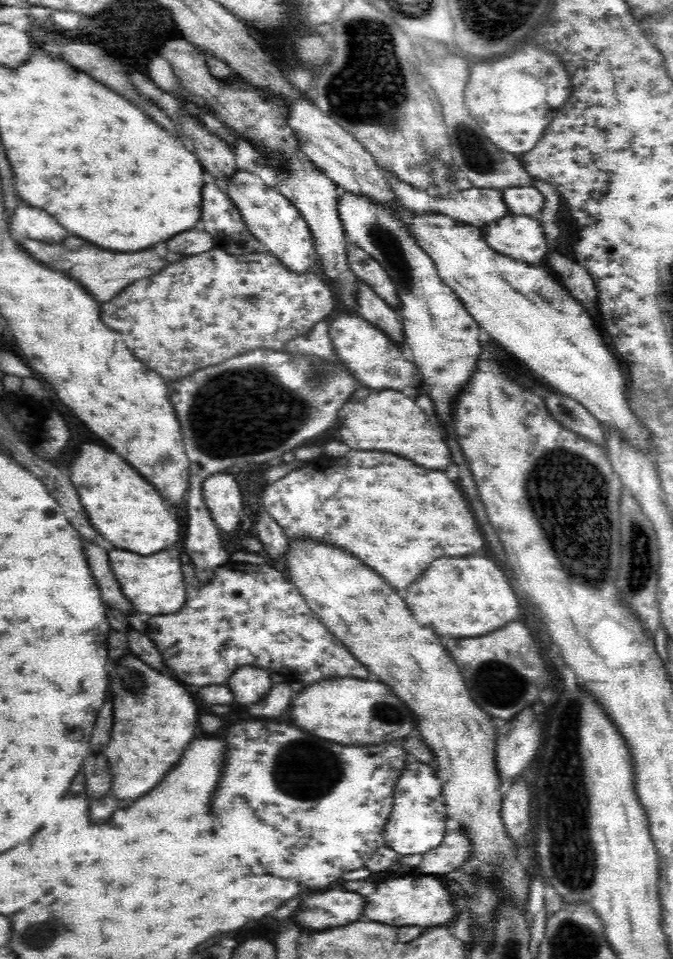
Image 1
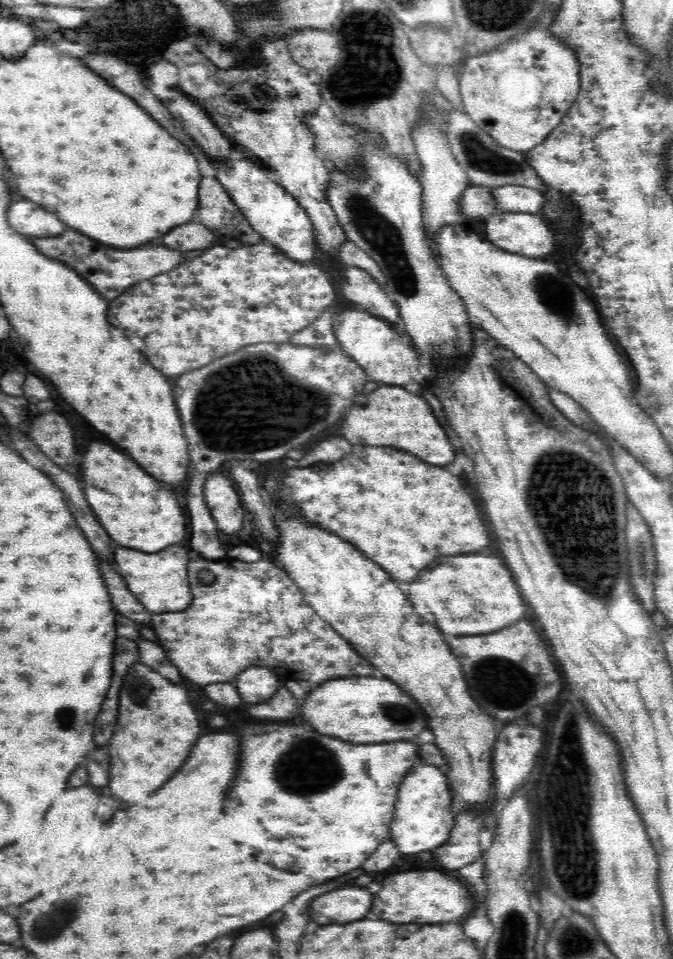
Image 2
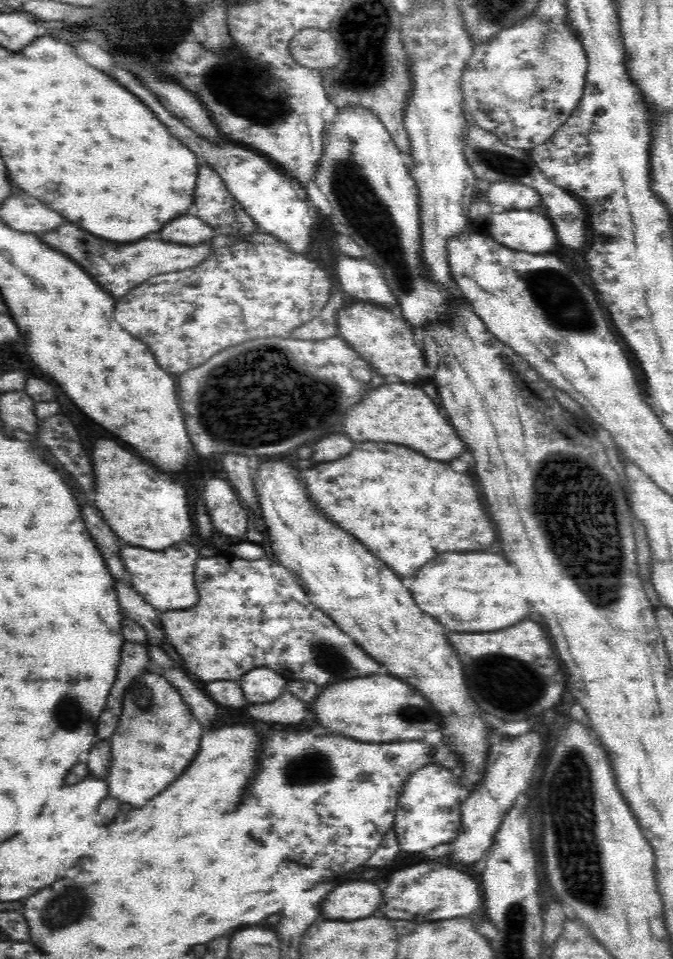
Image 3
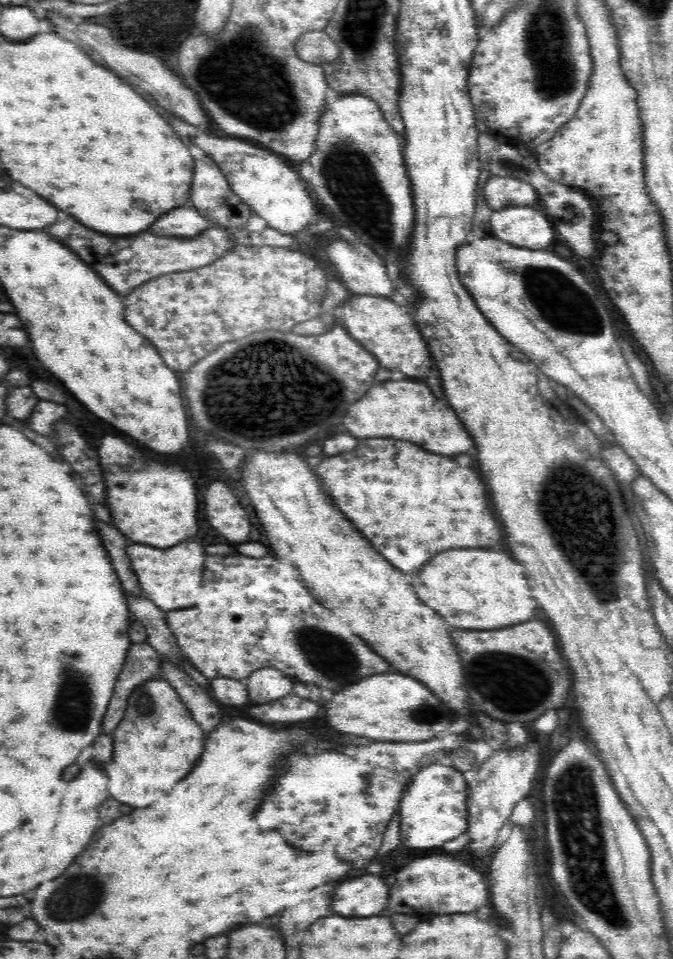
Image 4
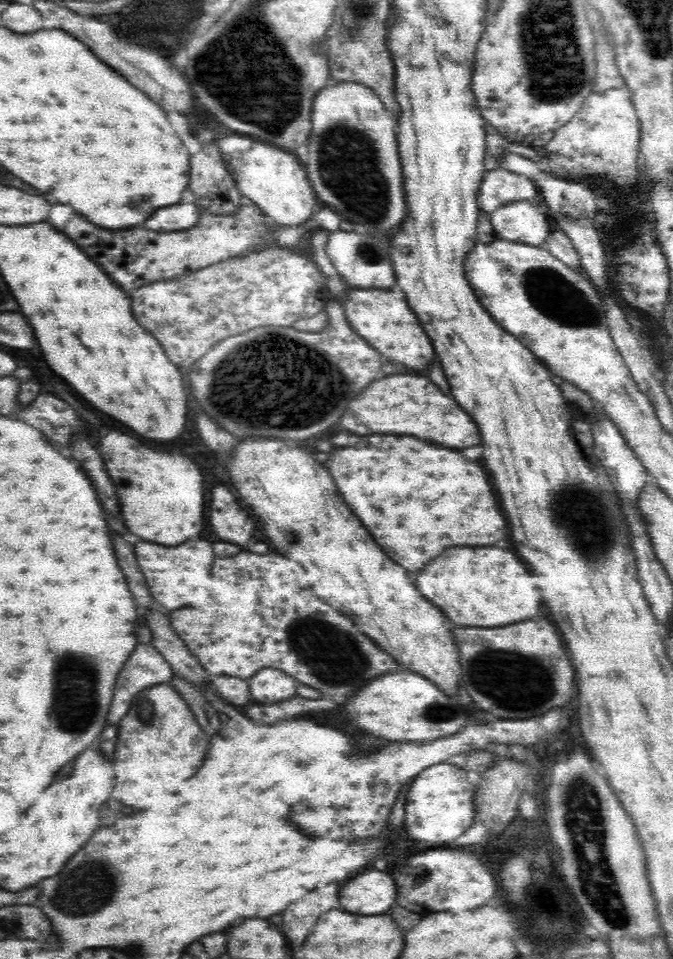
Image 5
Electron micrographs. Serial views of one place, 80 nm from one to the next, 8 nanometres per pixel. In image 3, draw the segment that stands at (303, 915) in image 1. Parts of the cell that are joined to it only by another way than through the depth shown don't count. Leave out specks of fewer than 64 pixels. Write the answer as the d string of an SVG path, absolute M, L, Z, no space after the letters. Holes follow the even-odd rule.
M370 880L336 886L324 900L324 916L330 920L356 920L372 916L382 904L382 890Z

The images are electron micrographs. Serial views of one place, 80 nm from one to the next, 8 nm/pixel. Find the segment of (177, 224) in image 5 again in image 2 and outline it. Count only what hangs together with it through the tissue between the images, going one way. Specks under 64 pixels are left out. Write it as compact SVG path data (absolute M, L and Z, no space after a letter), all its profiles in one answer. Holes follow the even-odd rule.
M192 220L166 232L162 235L162 242L170 249L186 252L204 249L214 244L215 236L212 230Z

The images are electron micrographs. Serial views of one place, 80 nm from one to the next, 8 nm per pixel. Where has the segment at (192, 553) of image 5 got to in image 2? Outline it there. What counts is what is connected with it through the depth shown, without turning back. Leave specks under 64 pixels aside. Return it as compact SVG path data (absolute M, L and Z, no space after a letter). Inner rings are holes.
M170 546L156 554L144 554L132 548L116 550L116 566L120 568L122 578L126 580L130 592L134 593L139 603L151 613L184 610L192 604L193 596L188 584L188 564L190 564L190 550L182 546Z

